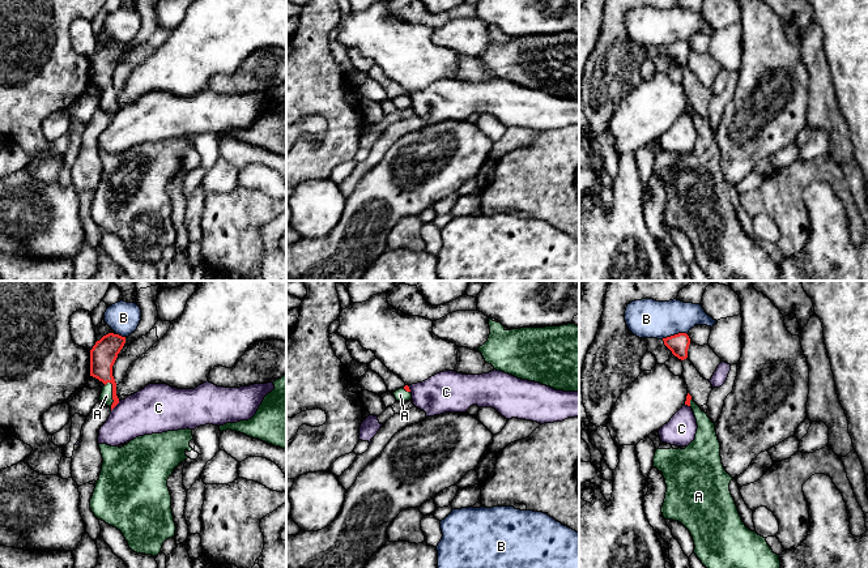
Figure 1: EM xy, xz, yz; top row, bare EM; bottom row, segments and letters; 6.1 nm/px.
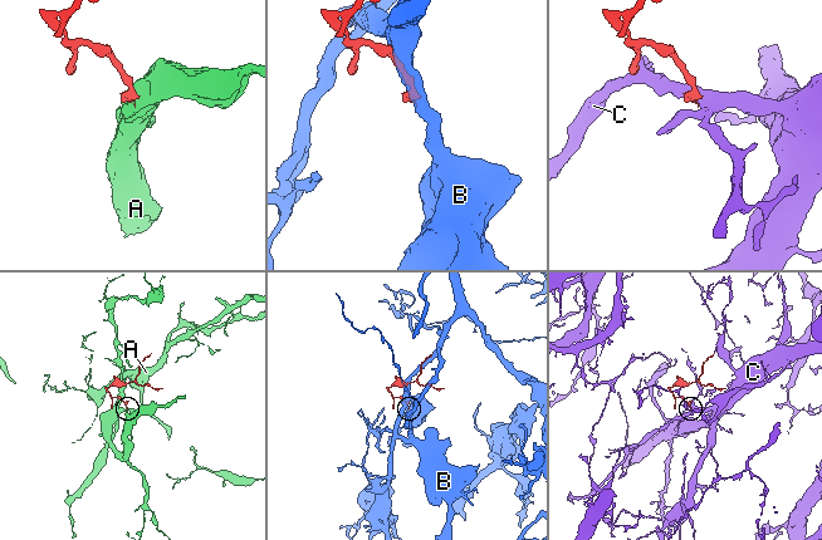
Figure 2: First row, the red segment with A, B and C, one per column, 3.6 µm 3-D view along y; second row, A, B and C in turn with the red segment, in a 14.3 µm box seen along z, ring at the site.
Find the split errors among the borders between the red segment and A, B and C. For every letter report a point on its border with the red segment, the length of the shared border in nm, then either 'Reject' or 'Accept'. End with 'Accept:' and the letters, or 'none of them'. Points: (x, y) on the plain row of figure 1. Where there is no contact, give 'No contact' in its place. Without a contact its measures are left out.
A: Touches red at xy (113, 102). Shared border 170 nm. Accept
B: Touches red at yz (675, 42). Shared border 160 nm. Reject
C: Touches red at xy (115, 112). Shared border 80 nm. Reject
Accept: A

